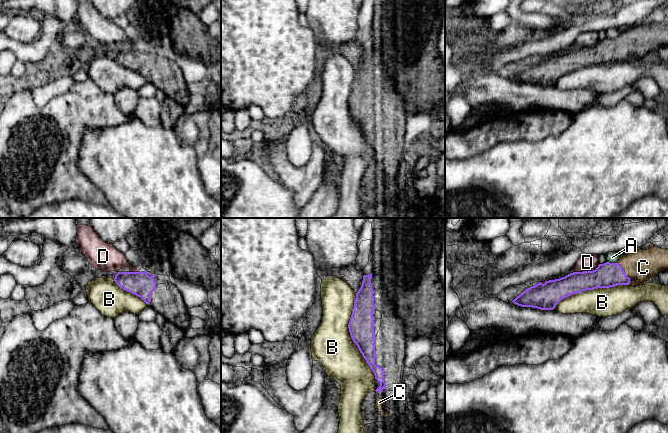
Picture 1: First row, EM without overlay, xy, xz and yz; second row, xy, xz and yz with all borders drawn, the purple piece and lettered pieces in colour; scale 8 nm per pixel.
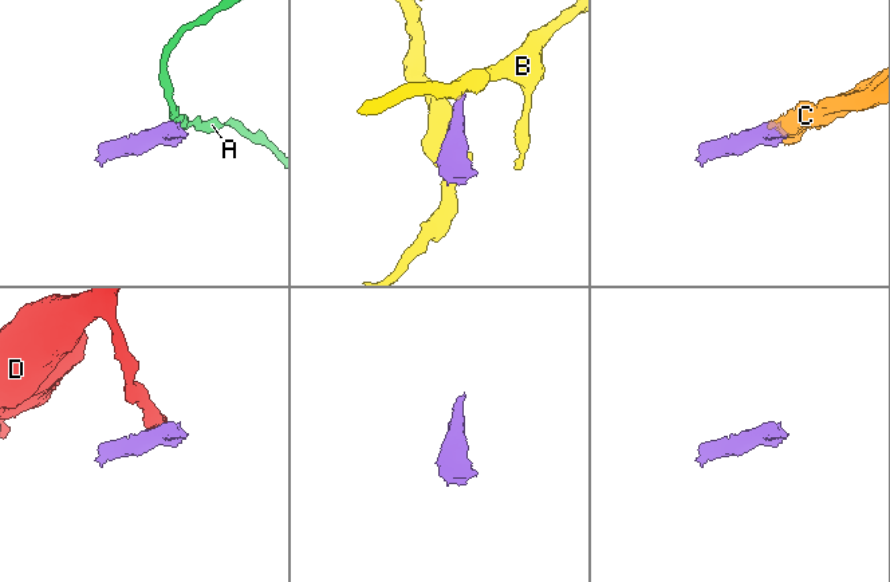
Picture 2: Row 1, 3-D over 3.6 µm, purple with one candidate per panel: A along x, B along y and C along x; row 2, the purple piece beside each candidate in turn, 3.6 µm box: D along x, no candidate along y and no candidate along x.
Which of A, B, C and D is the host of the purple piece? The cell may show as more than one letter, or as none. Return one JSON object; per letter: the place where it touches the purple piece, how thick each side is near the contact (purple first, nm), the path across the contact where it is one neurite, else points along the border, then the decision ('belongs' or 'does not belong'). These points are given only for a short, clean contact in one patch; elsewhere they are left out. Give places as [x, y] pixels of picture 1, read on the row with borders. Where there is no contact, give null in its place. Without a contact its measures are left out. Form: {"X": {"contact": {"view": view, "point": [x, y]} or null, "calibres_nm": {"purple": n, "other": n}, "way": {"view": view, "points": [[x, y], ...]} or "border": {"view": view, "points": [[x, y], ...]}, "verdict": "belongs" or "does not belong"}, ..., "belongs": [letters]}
{"A": {"contact": {"view": "yz", "point": [611, 263]}, "calibres_nm": {"purple": 200, "other": 90}, "border": {"view": "yz", "points": [[607, 261], [615, 263]]}, "verdict": "does not belong"}, "B": {"contact": {"view": "xz", "point": [351, 336]}, "calibres_nm": {"purple": 200, "other": 340}, "verdict": "does not belong"}, "C": {"contact": {"view": "yz", "point": [620, 265]}, "calibres_nm": {"purple": 200, "other": 240}, "verdict": "belongs"}, "D": {"contact": {"view": "yz", "point": [587, 271]}, "calibres_nm": {"purple": 200, "other": 140}, "border": {"view": "yz", "points": [[599, 263], [592, 270], [575, 272]]}, "verdict": "does not belong"}, "belongs": ["C"]}

